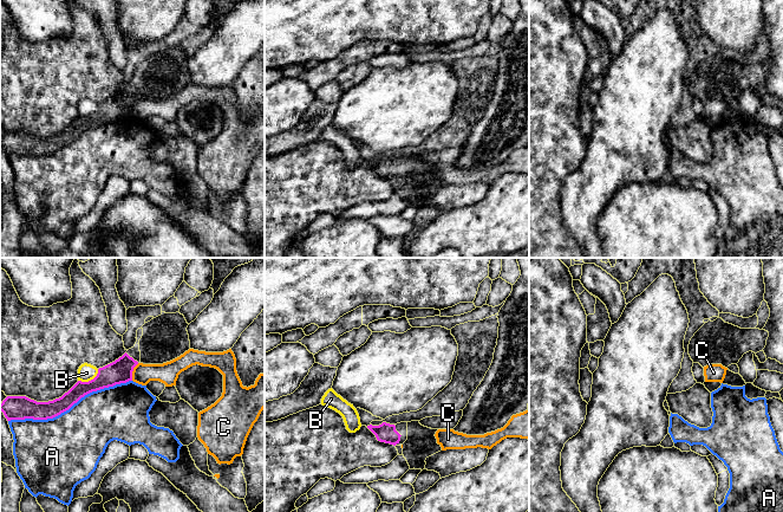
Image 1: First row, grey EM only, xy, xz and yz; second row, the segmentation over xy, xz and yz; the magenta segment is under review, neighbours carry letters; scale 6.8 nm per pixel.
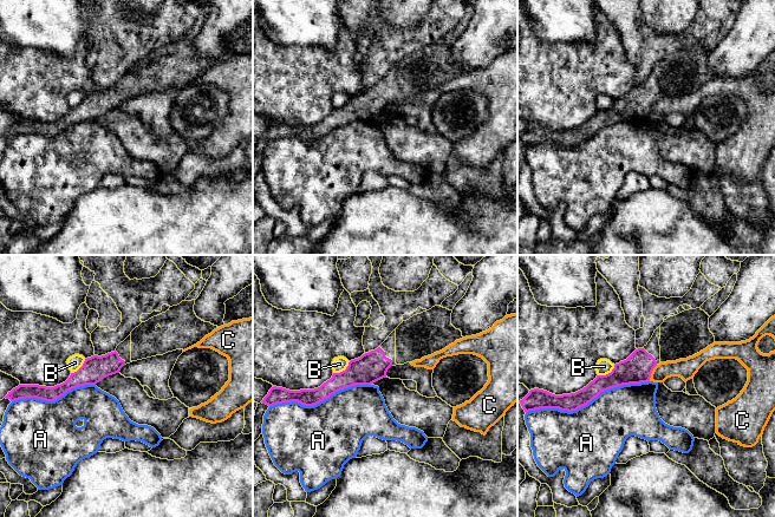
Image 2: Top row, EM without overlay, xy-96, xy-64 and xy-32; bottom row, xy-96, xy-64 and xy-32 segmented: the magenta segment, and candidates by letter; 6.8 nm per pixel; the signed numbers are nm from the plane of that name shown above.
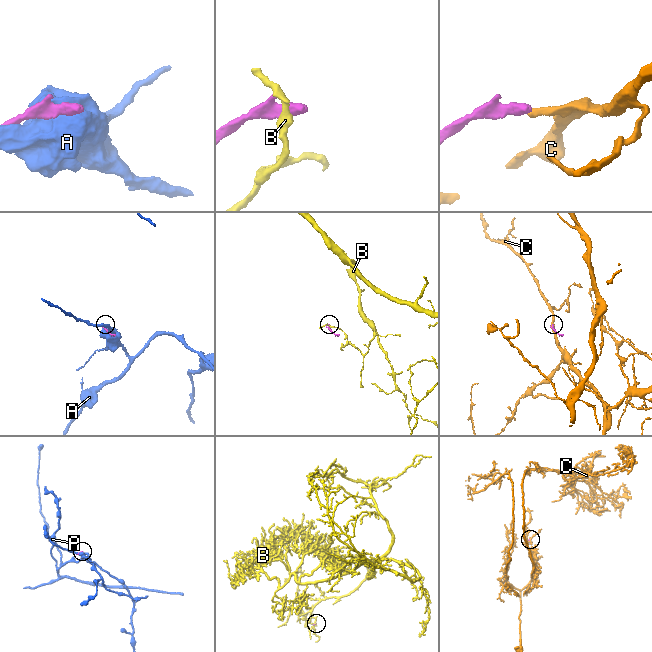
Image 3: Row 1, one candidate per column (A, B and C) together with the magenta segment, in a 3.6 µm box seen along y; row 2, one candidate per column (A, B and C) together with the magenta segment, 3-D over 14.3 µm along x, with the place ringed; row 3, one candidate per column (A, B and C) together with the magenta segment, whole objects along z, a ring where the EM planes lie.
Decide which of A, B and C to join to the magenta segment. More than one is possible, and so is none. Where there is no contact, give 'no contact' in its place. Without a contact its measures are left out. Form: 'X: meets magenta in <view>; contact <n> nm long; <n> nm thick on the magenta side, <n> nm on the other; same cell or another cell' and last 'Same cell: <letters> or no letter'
A: meets magenta in xy; contact 900 nm long; 130 nm thick on the magenta side, 420 nm on the other; another cell
B: meets magenta in xy; contact 170 nm long; 160 nm thick on the magenta side, 120 nm on the other; another cell
C: meets magenta in xy; contact 130 nm long; 160 nm thick on the magenta side, 150 nm on the other; another cell
Same cell: no letter

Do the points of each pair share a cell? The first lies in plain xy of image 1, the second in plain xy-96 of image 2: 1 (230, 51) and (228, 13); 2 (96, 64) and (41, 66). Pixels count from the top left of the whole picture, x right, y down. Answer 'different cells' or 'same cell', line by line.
1: same cell
2: same cell

